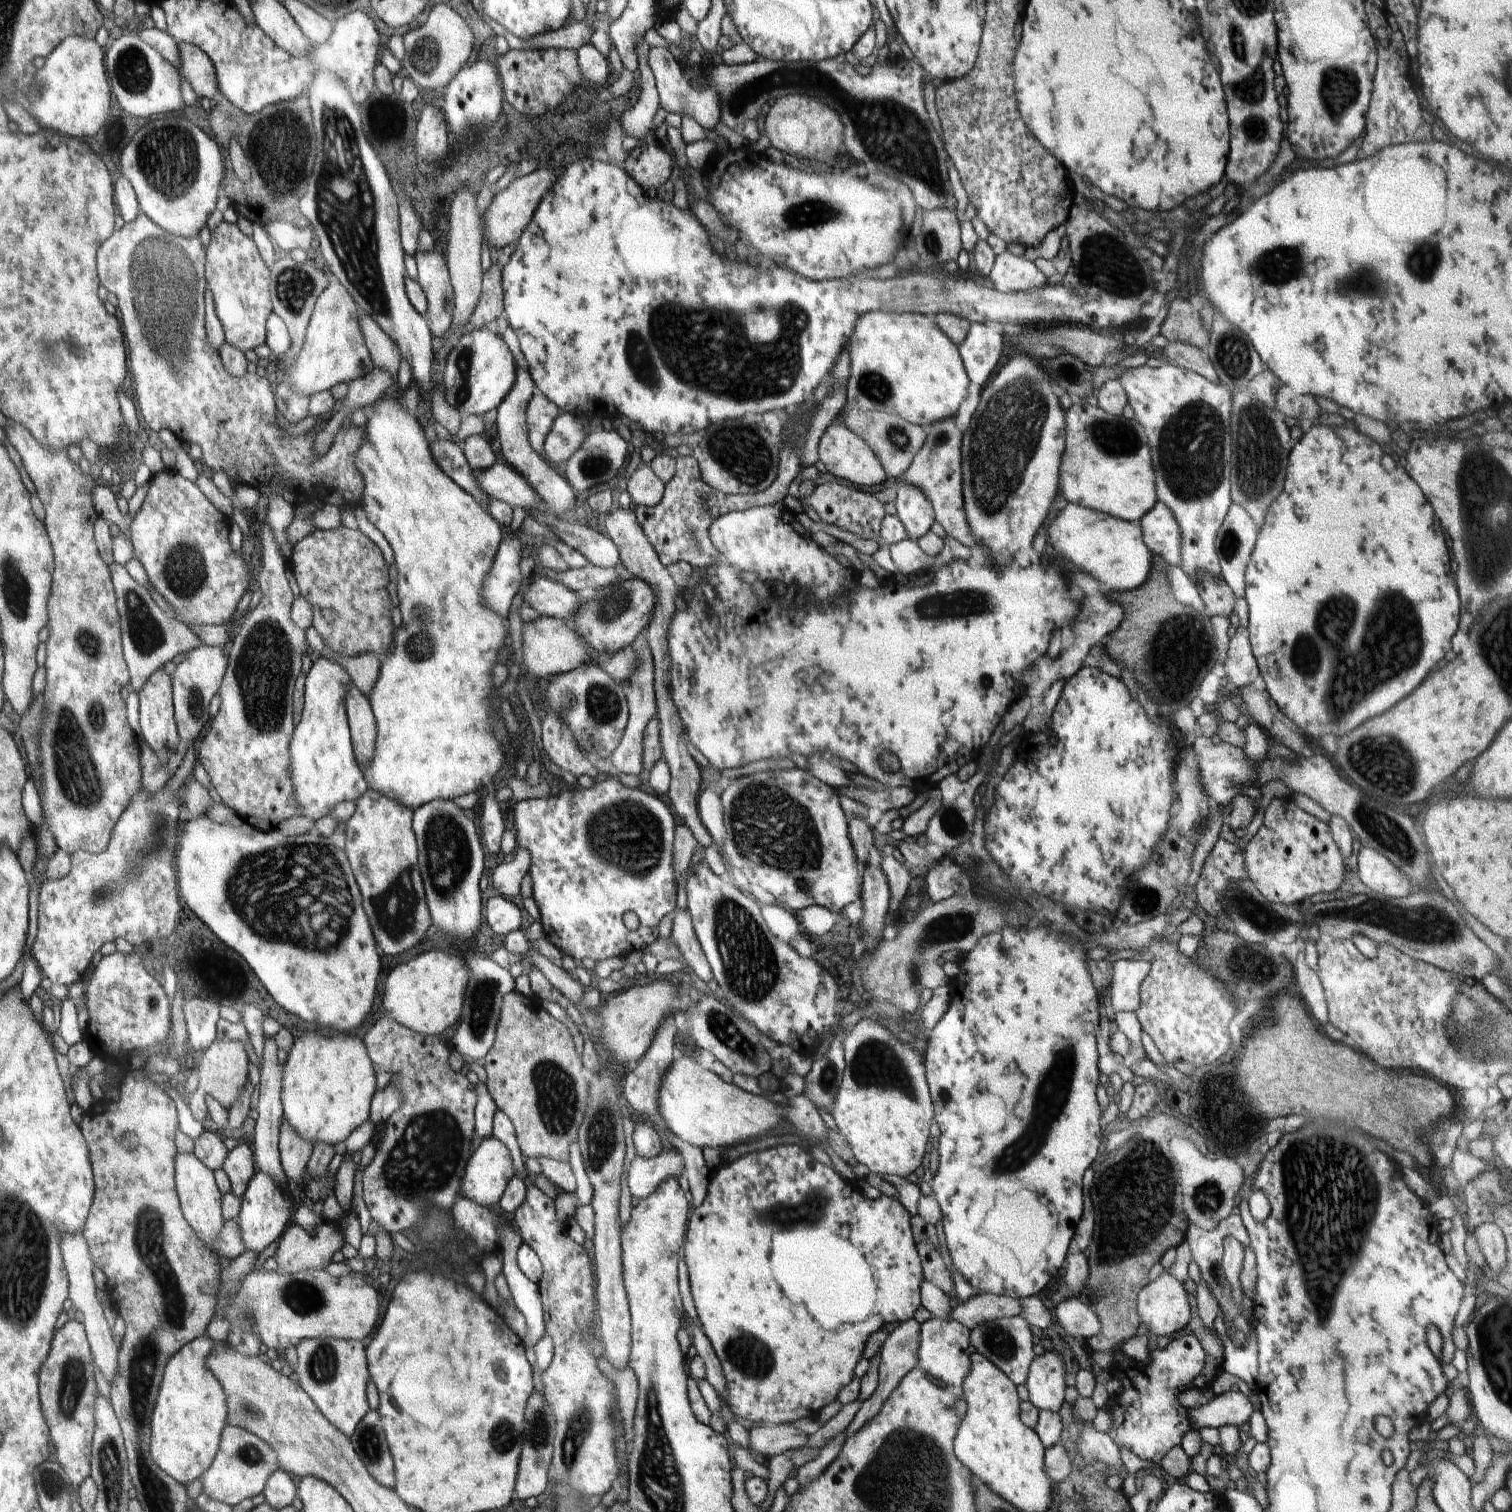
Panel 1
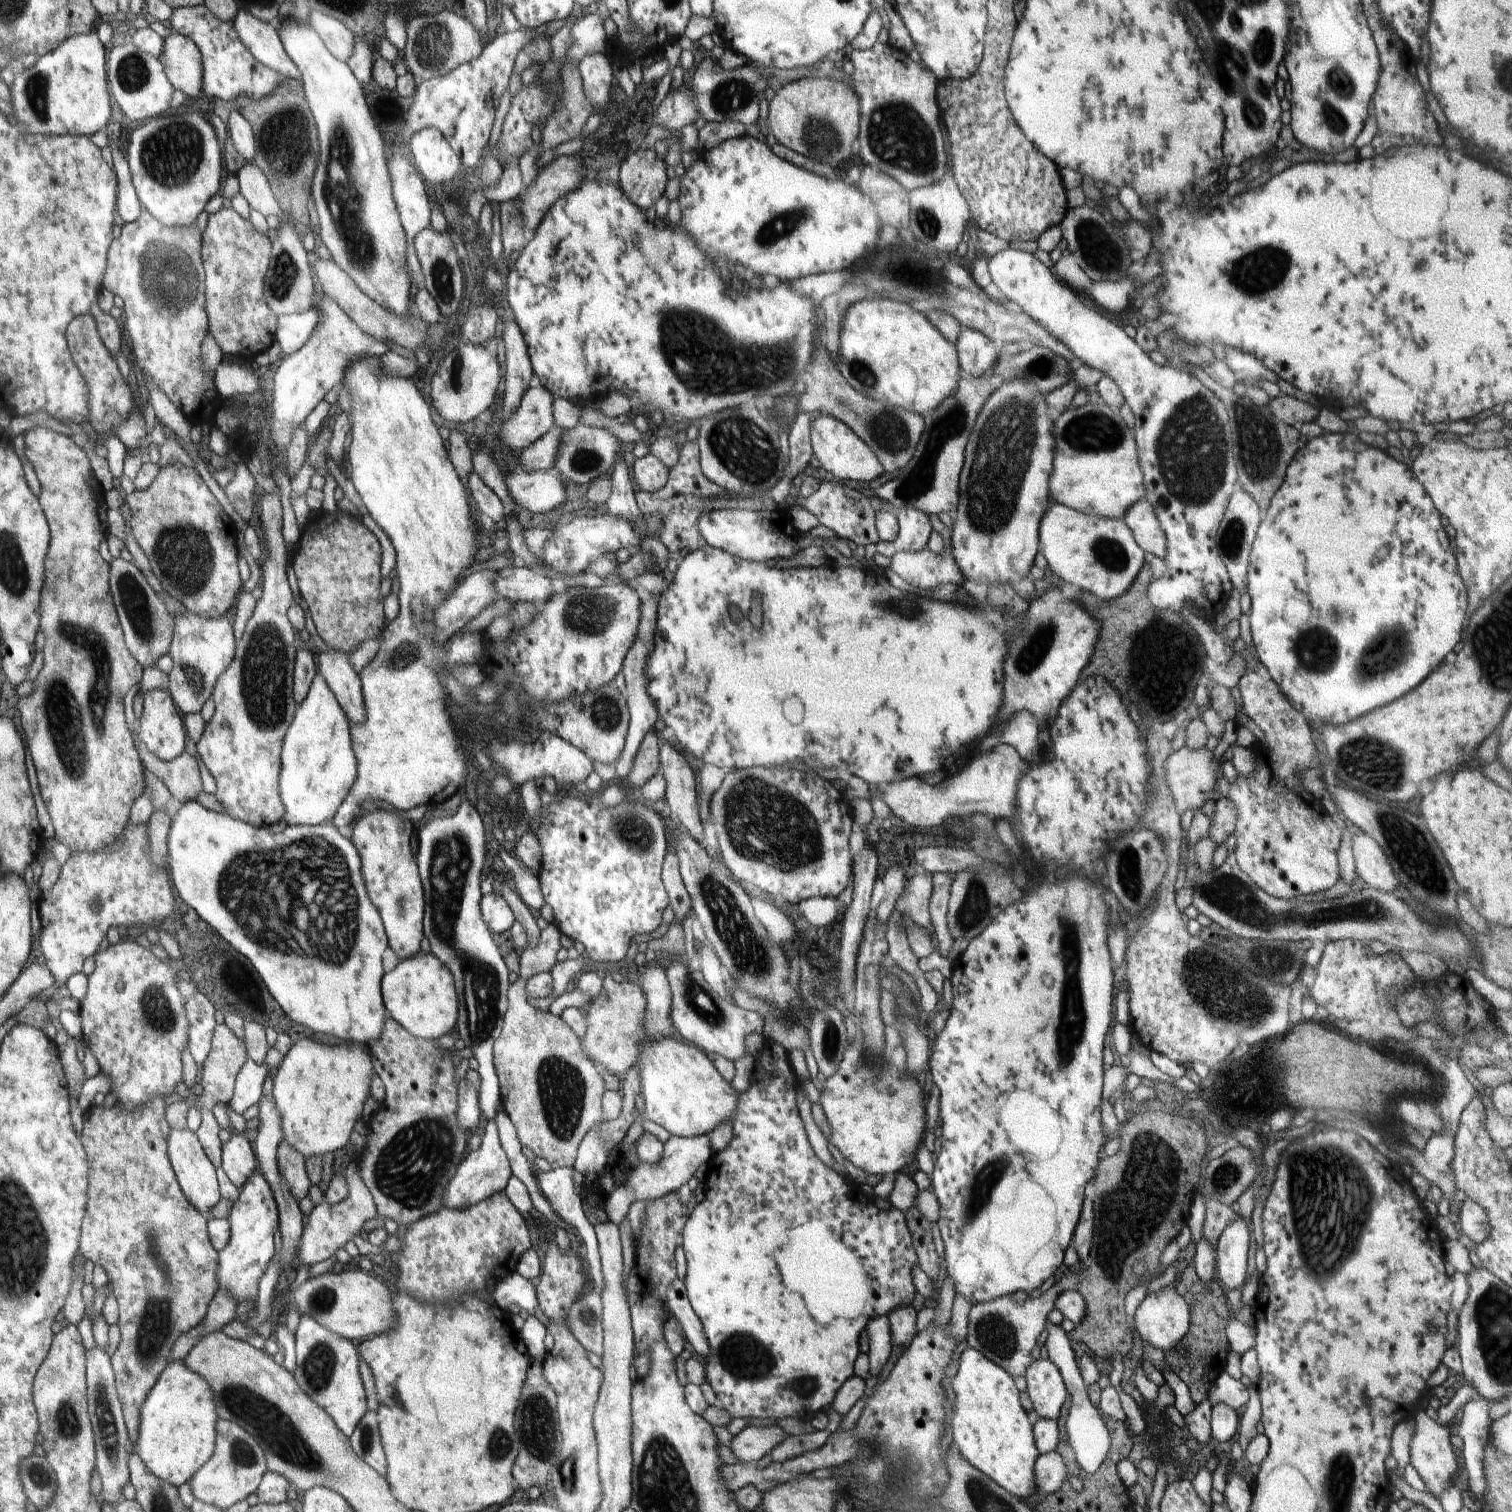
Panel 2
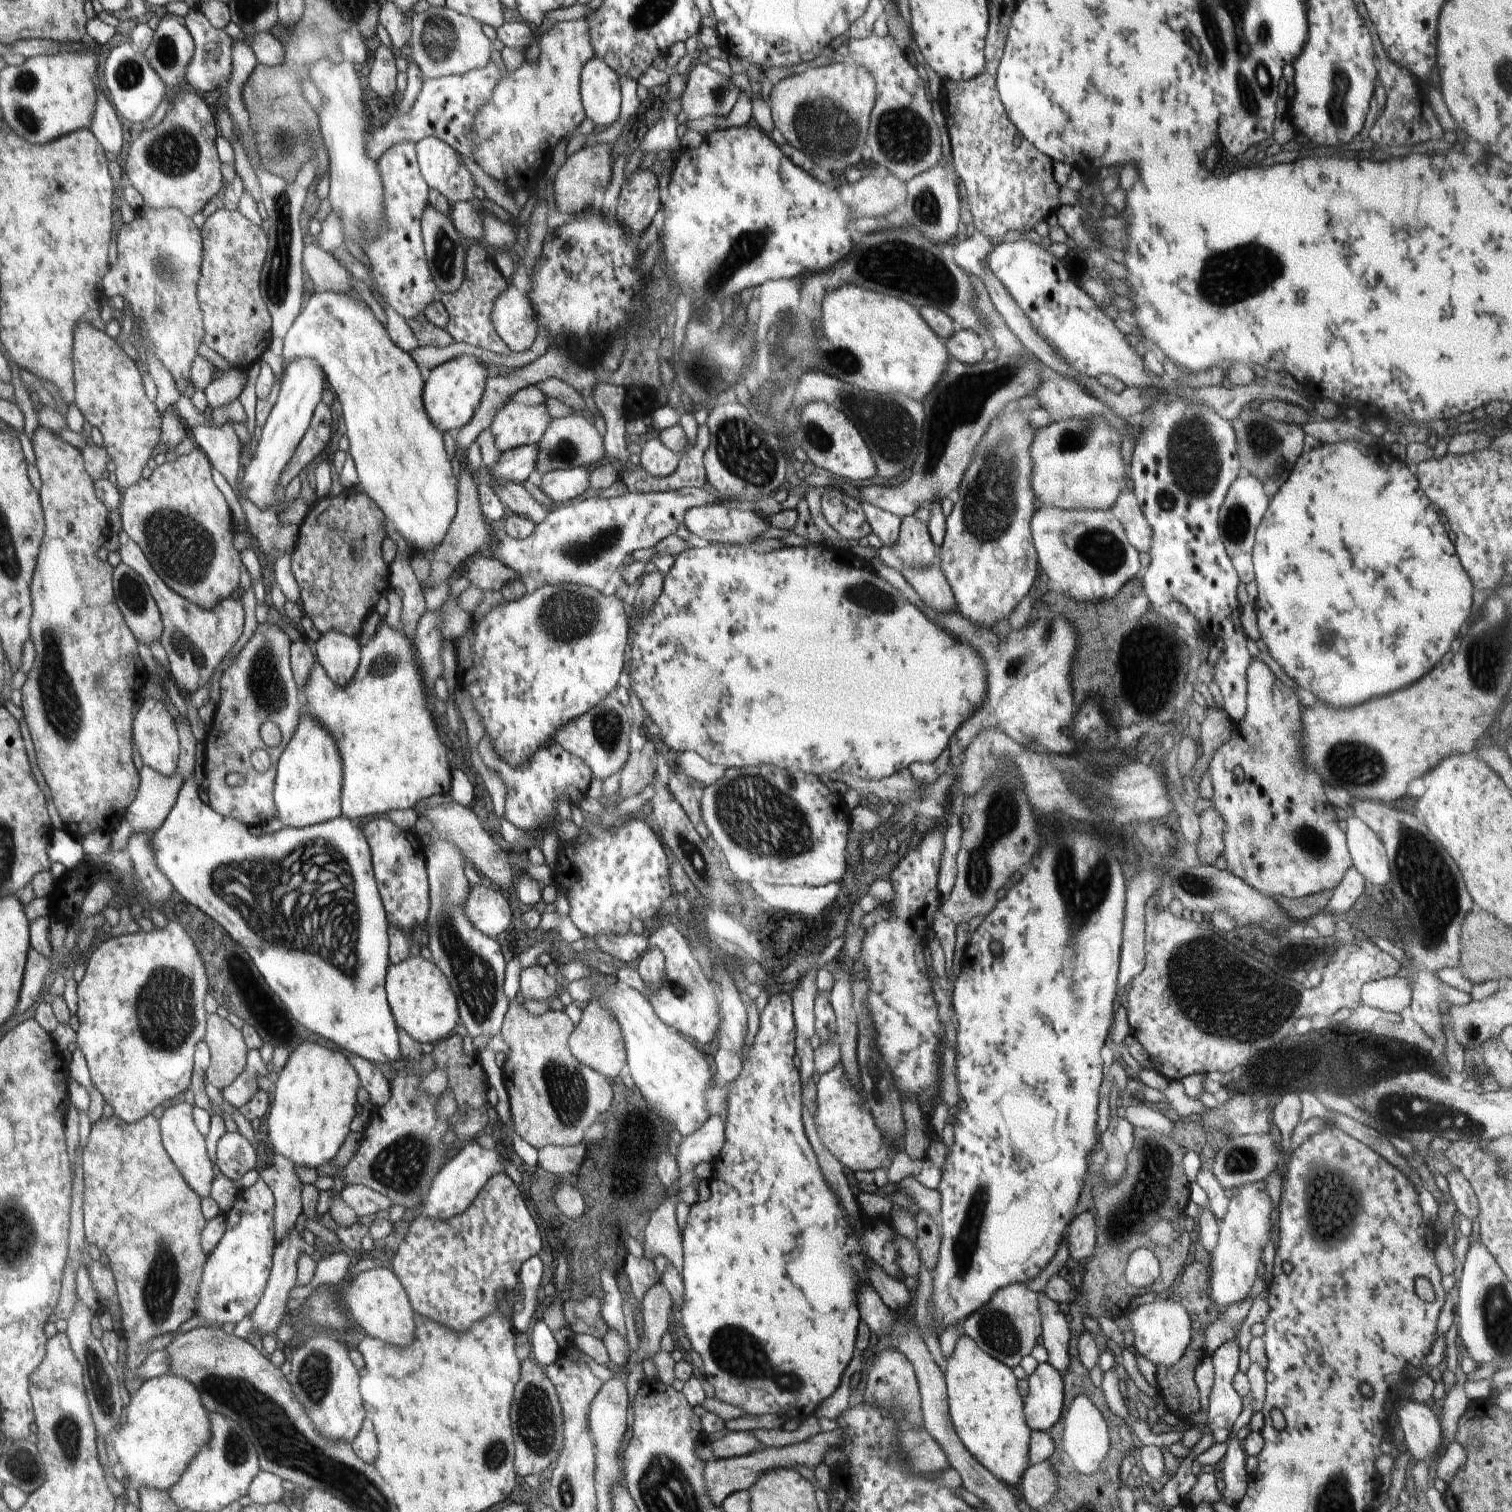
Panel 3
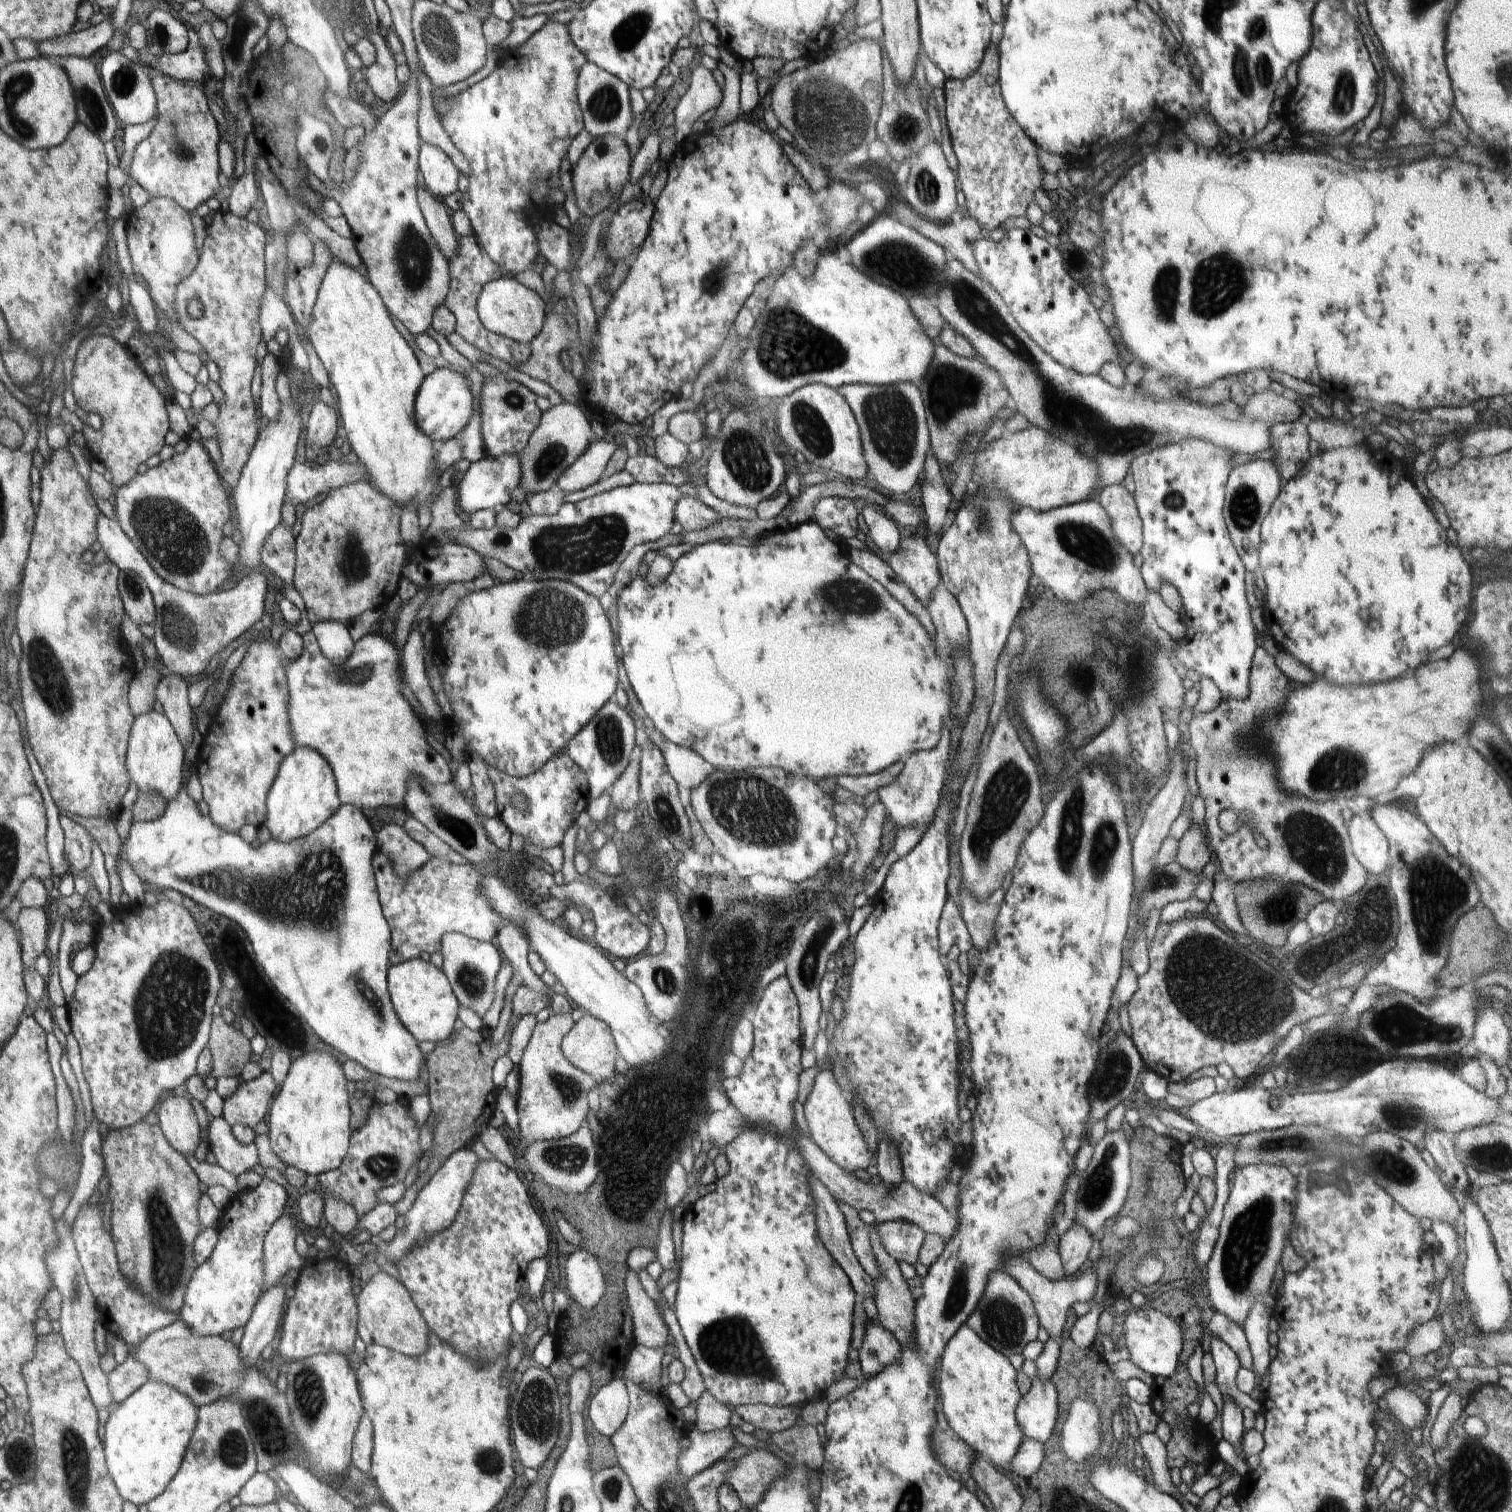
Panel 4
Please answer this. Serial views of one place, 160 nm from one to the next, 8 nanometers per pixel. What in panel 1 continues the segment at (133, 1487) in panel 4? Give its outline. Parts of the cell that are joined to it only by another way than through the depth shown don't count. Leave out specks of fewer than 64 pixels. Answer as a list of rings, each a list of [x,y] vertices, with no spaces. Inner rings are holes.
[[[207,1335],[194,1339],[185,1344],[167,1361],[159,1393],[151,1416],[151,1445],[150,1452],[156,1466],[168,1476],[175,1478],[185,1487],[199,1479],[214,1462],[219,1451],[222,1430],[227,1424],[227,1396],[218,1379],[207,1367],[207,1356],[211,1353],[216,1341]]]

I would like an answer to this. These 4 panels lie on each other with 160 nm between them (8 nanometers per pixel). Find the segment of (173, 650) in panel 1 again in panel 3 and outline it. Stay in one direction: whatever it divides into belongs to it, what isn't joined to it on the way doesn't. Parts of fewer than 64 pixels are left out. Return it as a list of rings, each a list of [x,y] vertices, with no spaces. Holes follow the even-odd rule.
[[[126,563],[113,567],[116,604],[138,643],[150,646],[163,632],[163,618],[146,581]]]

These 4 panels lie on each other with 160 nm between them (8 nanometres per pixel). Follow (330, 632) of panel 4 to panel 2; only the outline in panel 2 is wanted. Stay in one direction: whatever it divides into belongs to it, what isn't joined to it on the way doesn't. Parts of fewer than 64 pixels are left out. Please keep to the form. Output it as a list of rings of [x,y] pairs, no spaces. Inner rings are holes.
[[[331,649],[327,653],[316,654],[316,661],[317,672],[328,683],[349,722],[363,725],[367,720],[361,678],[352,668],[349,655]]]

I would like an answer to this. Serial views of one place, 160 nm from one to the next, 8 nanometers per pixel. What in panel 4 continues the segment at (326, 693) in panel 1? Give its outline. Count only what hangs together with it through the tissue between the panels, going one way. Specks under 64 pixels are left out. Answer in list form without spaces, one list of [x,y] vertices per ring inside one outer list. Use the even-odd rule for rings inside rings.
[[[296,745],[280,763],[266,804],[267,813],[263,825],[270,831],[272,839],[288,842],[311,833],[324,824],[342,805],[333,768],[317,750]]]

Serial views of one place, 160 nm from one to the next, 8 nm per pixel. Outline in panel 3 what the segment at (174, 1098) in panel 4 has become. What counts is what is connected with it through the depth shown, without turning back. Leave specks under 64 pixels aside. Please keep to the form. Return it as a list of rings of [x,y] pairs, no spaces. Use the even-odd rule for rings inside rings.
[[[170,1103],[159,1120],[161,1128],[161,1141],[168,1156],[180,1170],[186,1184],[201,1198],[211,1196],[211,1186],[215,1177],[215,1165],[212,1164],[206,1153],[205,1136],[200,1134],[193,1121],[193,1106],[190,1103]]]

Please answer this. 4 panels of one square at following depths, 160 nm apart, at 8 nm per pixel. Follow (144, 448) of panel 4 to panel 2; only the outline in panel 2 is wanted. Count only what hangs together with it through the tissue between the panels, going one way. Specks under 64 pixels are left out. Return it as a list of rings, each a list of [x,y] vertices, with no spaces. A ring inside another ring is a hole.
[[[78,315],[68,323],[65,337],[68,350],[88,387],[89,422],[100,436],[118,437],[127,450],[132,450],[142,439],[148,438],[145,430],[143,407],[134,412],[133,396],[127,381],[123,379],[114,358],[100,340],[96,323],[90,315]]]

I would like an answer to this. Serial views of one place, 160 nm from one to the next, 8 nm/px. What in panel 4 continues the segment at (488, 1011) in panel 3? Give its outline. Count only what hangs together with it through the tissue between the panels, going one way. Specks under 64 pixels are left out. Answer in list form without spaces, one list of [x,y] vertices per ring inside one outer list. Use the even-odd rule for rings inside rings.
[[[447,932],[441,936],[441,953],[441,971],[448,978],[457,1001],[462,1007],[473,1010],[473,1013],[483,1018],[496,998],[496,974],[503,965],[501,952],[490,941],[479,941],[462,933]]]

